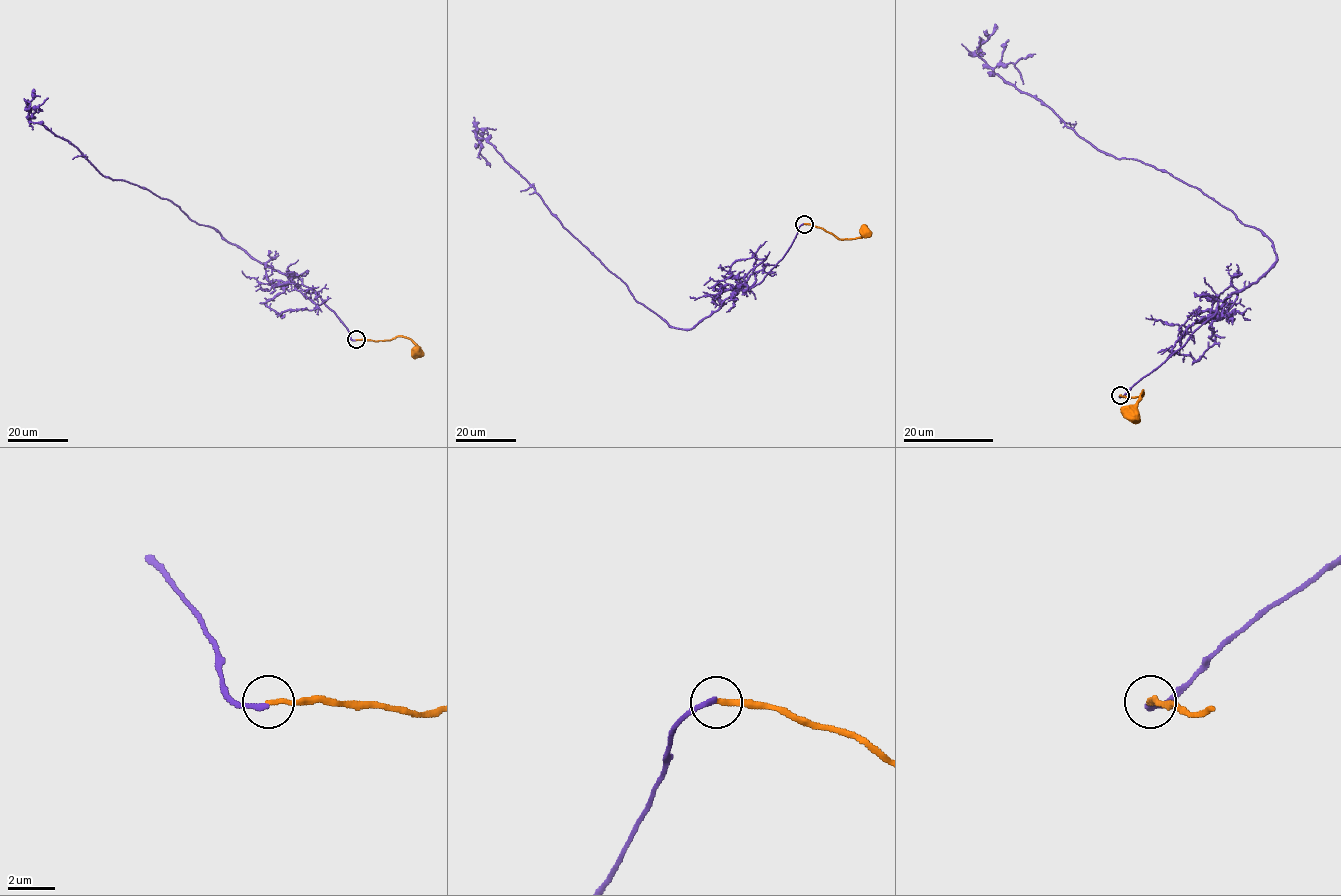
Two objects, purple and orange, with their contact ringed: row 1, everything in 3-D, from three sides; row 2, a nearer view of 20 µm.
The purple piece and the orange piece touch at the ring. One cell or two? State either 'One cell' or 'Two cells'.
Two cells

